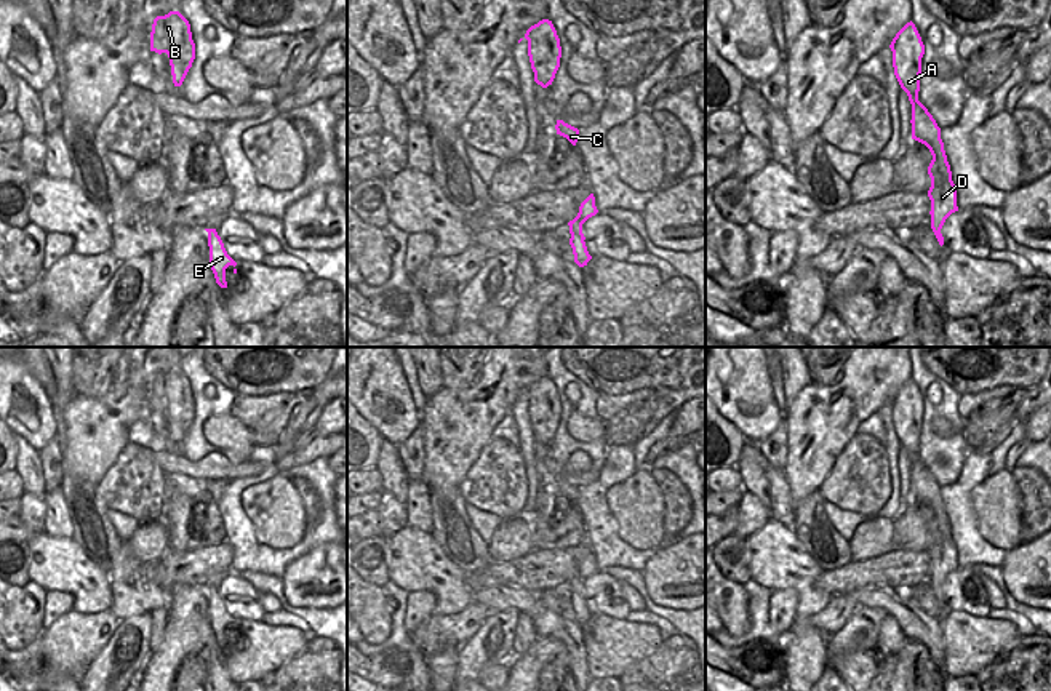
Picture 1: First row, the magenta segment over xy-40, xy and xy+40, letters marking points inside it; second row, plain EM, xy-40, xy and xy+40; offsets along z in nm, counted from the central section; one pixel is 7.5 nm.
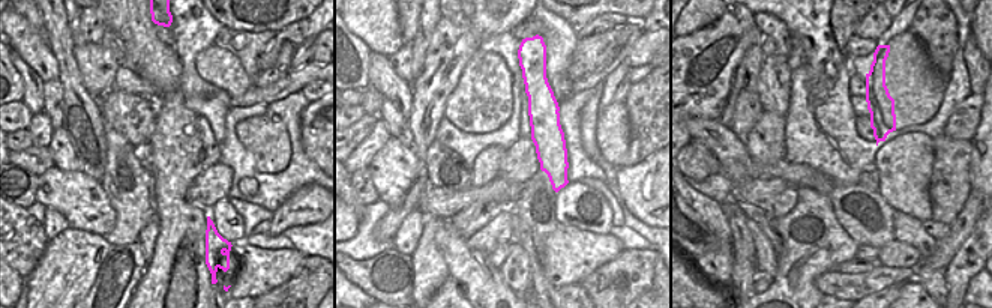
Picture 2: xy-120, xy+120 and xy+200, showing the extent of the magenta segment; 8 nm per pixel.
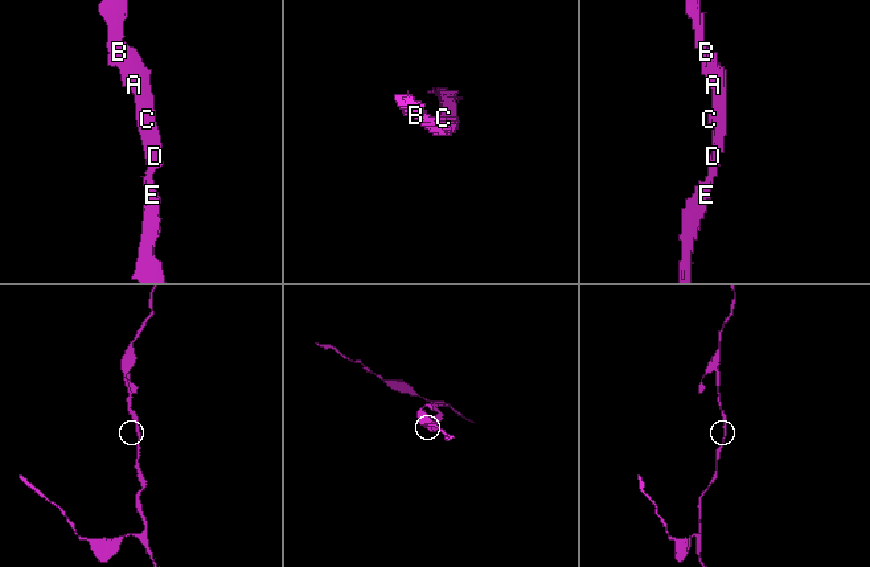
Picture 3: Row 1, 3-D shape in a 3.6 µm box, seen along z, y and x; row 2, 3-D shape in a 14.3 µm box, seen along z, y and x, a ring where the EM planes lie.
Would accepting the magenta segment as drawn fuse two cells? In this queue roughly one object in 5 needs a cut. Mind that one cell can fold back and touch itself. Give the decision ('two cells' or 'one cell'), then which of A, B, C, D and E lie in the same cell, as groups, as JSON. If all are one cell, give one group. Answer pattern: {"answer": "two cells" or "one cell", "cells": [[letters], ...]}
{"answer": "one cell", "cells": [["A", "B", "C", "D", "E"]]}

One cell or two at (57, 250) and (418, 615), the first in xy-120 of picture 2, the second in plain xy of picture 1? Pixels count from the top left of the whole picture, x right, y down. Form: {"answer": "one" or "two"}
{"answer": "two"}

